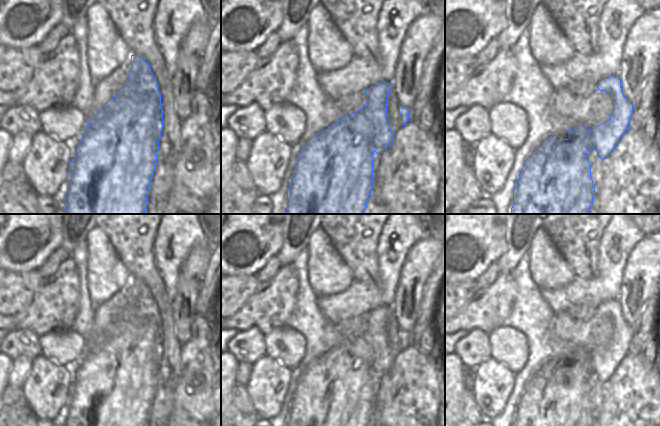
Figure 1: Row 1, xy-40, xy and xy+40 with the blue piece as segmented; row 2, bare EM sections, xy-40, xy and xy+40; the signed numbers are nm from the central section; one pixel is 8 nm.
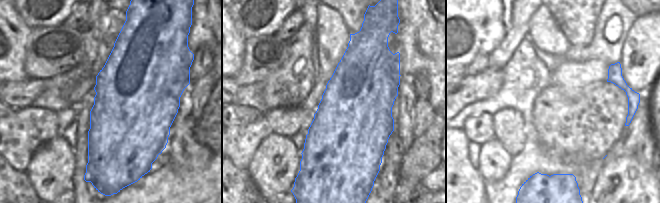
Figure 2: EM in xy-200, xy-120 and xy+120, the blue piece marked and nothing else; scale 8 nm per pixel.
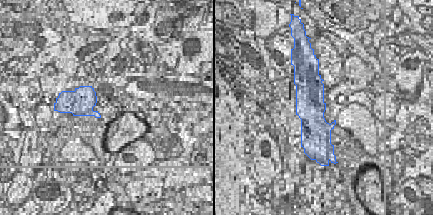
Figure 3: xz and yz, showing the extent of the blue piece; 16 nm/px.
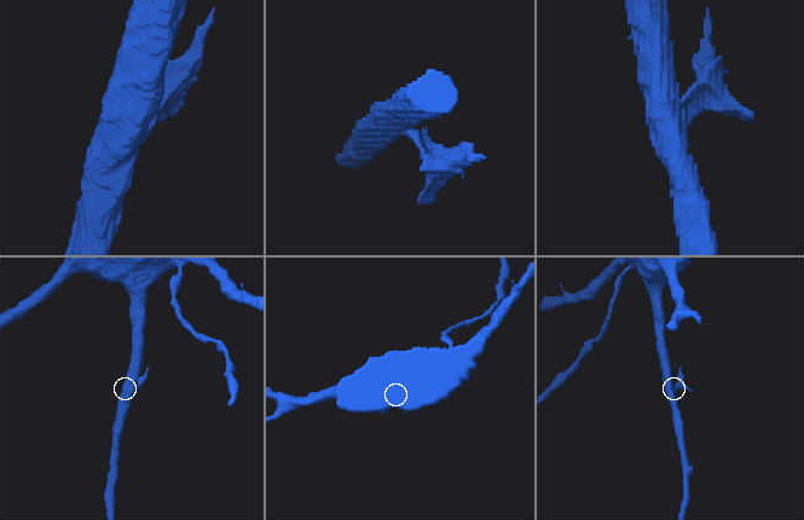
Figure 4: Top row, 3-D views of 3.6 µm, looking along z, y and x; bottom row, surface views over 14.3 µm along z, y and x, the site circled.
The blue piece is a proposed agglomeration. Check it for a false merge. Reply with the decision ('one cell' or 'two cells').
two cells

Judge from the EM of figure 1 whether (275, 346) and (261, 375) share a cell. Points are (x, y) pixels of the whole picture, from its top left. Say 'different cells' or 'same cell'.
different cells

